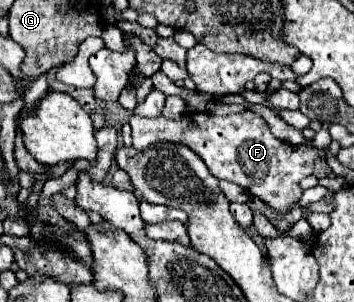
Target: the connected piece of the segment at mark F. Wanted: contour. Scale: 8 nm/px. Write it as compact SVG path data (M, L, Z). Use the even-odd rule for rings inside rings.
M250 110L228 116L182 114L178 120L168 120L164 116L142 118L132 114L130 126L134 148L144 150L156 140L186 144L204 160L212 176L246 188L252 196L260 198L278 214L286 214L288 210L292 210L294 204L298 204L302 196L300 188L302 178L306 176L328 178L332 172L328 162L320 158L316 148L292 146L288 142L274 138L268 124Z

